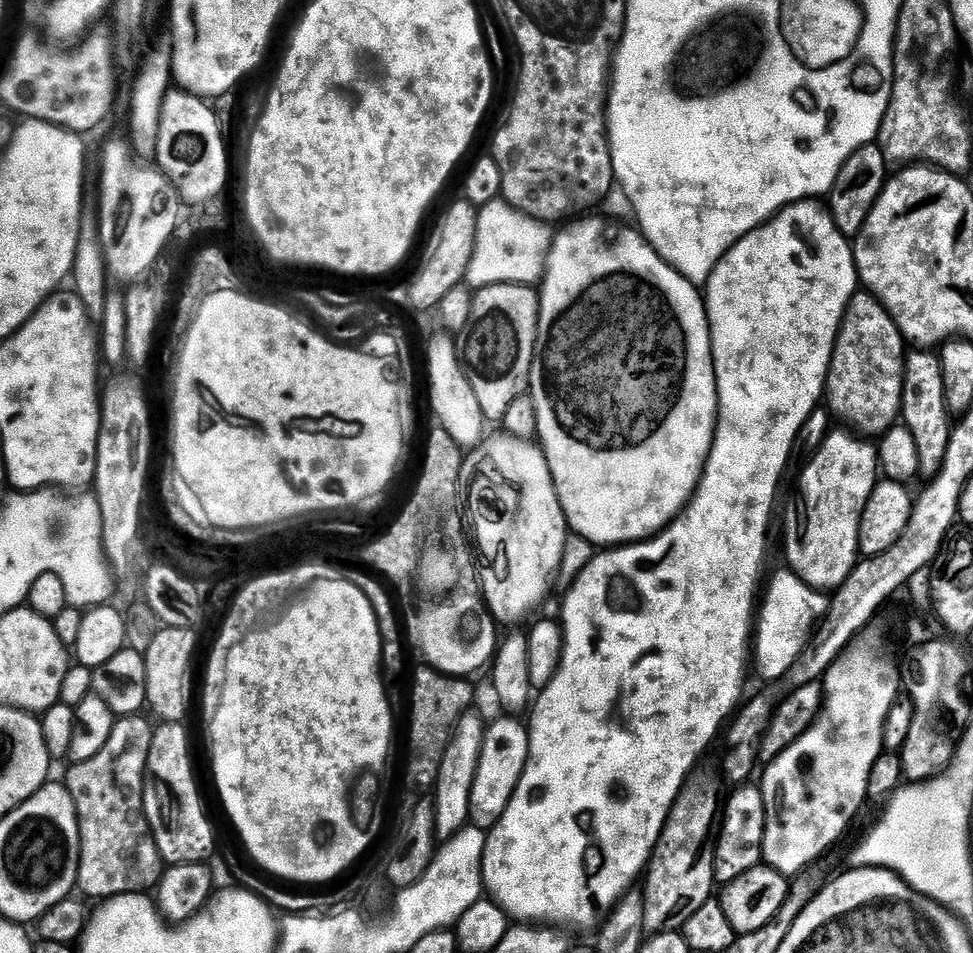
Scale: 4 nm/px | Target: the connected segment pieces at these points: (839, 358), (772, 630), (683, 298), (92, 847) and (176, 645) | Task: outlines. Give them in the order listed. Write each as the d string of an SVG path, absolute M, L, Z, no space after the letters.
M857 291L844 312L844 320L840 323L840 333L836 336L832 361L828 367L826 407L829 413L844 423L841 425L865 437L883 436L901 415L905 359L904 335L900 333L888 311L871 292Z
M795 571L773 574L772 581L768 584L768 593L765 596L763 593L762 603L758 608L758 623L754 628L754 666L756 662L756 672L764 682L779 682L792 669L794 662L798 662L800 655L809 647L814 629L828 615L829 607L829 597L821 589L811 588Z
M583 220L564 226L569 228L557 231L552 241L544 279L538 288L540 317L528 387L534 410L538 414L538 443L544 449L544 457L548 459L550 474L554 478L556 493L569 529L575 535L589 540L593 546L627 546L663 532L684 511L700 485L708 455L712 453L718 411L712 331L708 329L708 309L701 289L670 267L635 227L623 228L608 220Z
M144 714L119 717L114 730L110 730L106 746L102 746L102 750L98 750L94 758L73 763L68 772L68 780L66 779L66 787L74 798L80 823L80 869L76 882L79 891L93 896L96 902L110 900L114 896L125 896L128 892L147 893L159 885L160 878L164 875L166 865L160 858L156 839L144 813L144 777L148 771L148 755L154 731L154 724L146 717Z
M196 628L159 629L161 632L149 642L144 652L146 662L146 690L149 709L153 708L164 722L180 722L192 704L192 659L196 656Z

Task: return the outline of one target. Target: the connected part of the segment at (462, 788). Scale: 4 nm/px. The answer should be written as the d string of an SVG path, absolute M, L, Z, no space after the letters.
M469 710L456 723L452 739L448 741L448 749L442 758L440 773L434 785L434 832L440 835L441 841L446 841L469 823L468 807L470 806L470 786L474 786L474 774L478 770L478 758L482 754L482 742L486 720Z

